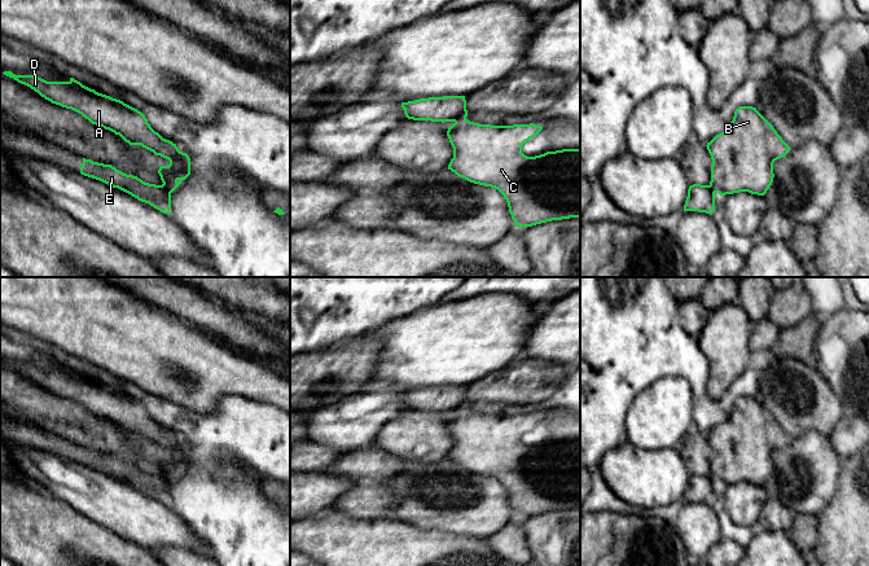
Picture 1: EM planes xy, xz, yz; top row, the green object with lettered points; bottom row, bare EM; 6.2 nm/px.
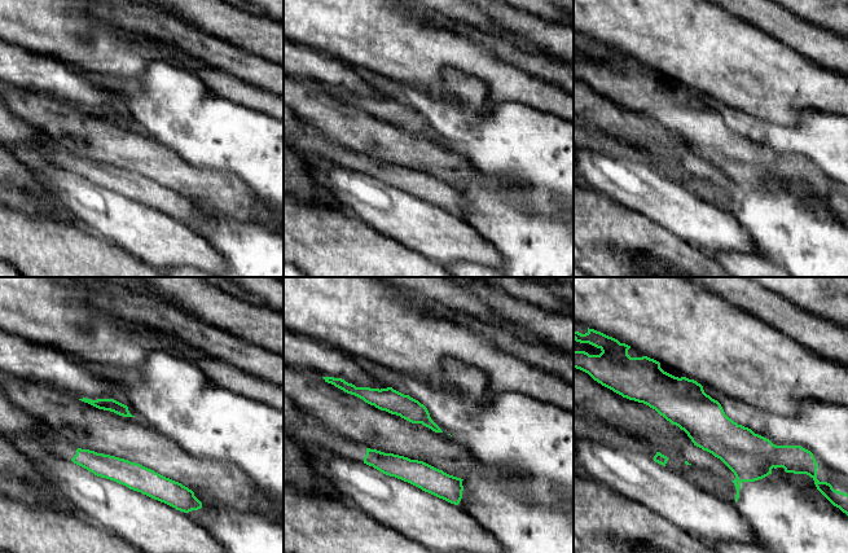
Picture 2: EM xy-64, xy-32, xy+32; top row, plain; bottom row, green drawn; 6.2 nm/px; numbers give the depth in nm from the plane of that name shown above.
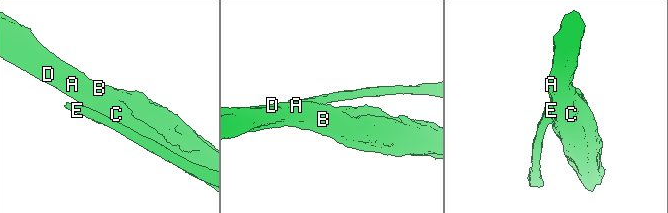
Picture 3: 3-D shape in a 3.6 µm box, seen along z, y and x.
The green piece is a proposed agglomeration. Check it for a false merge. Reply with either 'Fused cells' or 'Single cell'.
Fused cells

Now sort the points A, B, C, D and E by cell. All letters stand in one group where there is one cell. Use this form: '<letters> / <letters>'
A B C D / E

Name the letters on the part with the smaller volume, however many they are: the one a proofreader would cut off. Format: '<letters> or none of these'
E

